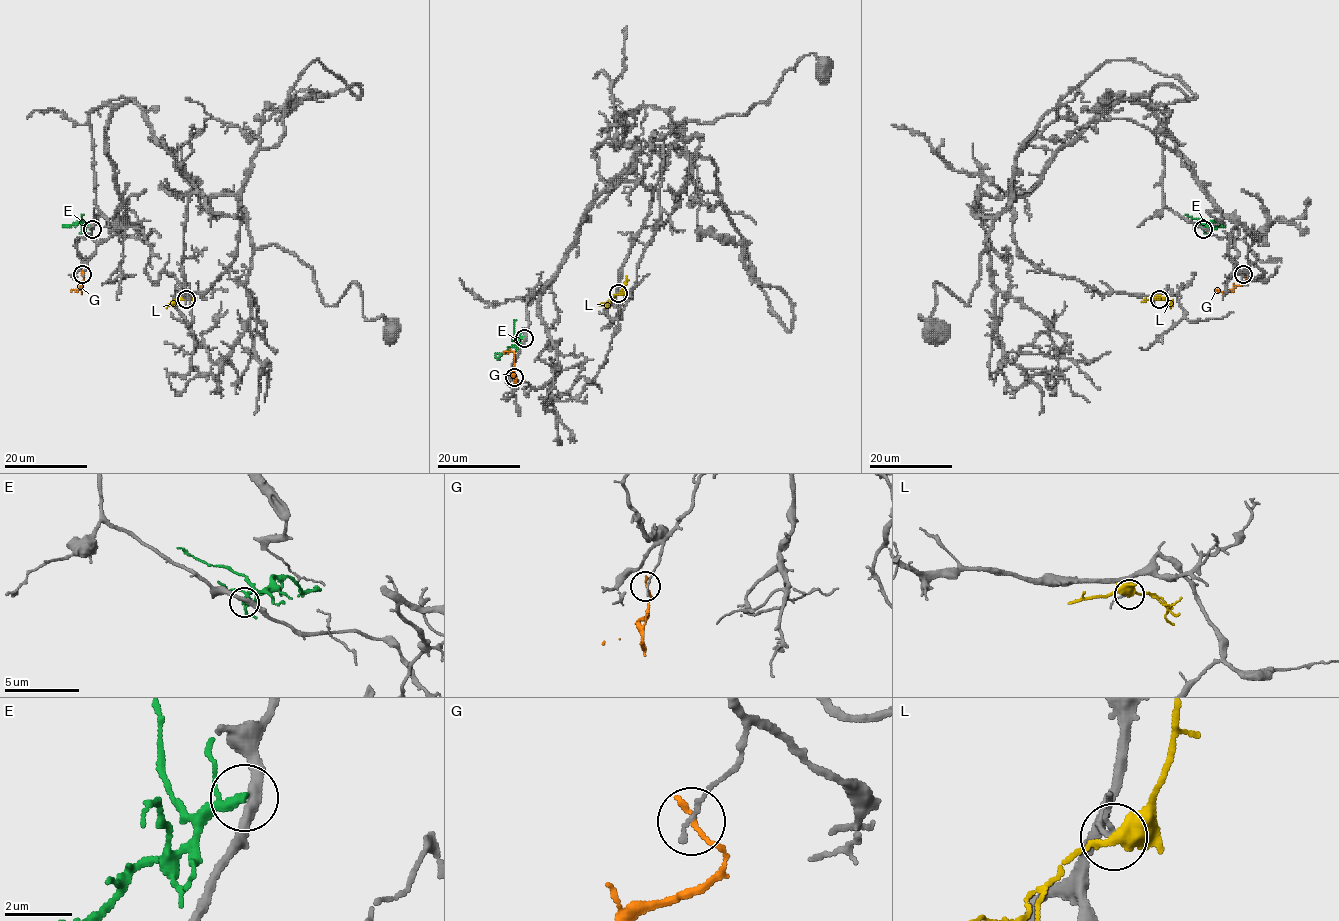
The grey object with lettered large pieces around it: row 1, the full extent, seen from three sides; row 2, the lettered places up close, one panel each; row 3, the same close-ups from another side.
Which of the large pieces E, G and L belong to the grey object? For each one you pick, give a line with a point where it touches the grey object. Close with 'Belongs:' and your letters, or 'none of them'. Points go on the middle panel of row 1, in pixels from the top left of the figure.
Belongs: none of them

